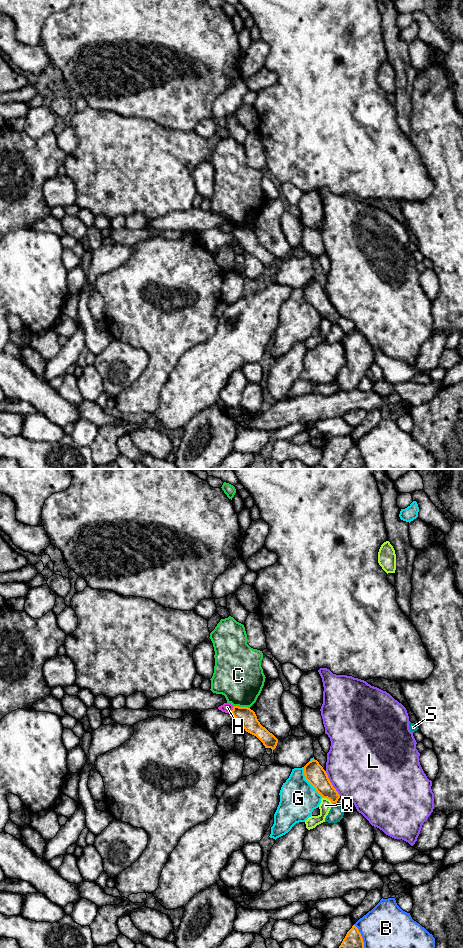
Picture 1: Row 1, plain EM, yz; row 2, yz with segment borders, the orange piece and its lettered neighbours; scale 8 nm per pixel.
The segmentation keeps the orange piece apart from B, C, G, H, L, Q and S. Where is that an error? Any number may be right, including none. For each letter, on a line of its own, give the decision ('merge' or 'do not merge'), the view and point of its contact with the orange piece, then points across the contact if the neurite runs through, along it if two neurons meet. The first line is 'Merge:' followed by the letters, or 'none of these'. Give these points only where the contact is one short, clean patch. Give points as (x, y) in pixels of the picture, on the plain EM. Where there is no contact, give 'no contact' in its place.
Merge: none of these
B: do not merge; meets orange in yz at (361, 456)
C: do not merge; meets orange in yz at (242, 227)
G: do not merge; meets orange in yz at (308, 301)
H: do not merge; meets orange in yz at (233, 229); border along yz (234, 226), (231, 232)
L: do not merge; meets orange in yz at (331, 303)
Q: do not merge; meets orange in yz at (327, 318)
S: do not merge; meets orange in yz at (334, 322)

